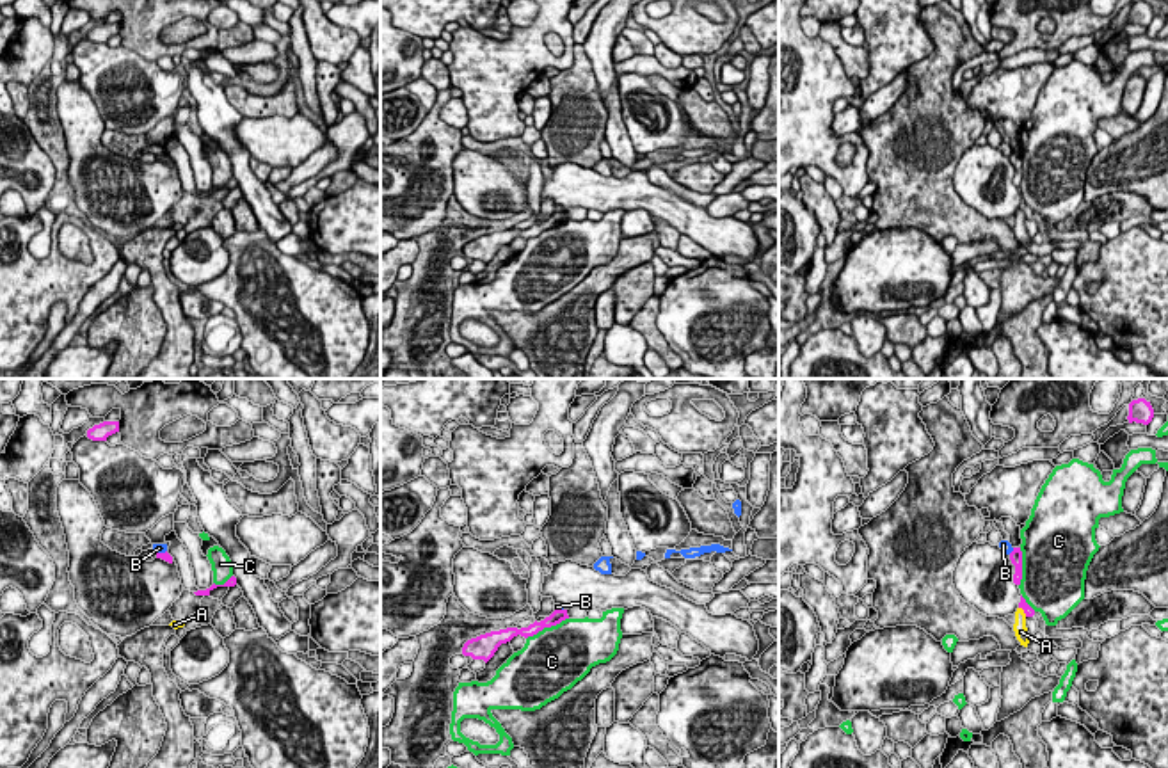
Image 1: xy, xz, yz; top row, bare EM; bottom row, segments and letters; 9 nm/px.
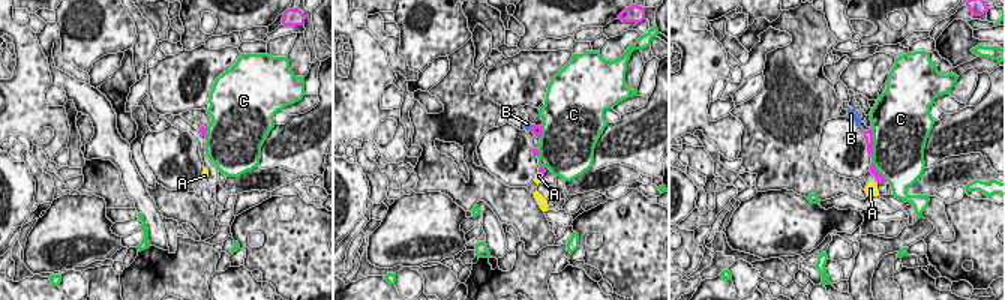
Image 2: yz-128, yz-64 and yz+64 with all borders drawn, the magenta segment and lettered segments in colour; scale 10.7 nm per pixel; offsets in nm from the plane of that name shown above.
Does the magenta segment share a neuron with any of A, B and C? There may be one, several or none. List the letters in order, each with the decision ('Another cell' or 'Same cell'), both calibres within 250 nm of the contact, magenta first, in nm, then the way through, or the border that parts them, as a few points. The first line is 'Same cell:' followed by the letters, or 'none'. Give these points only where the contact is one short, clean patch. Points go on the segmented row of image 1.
Same cell: none
A: Another cell. Thickness 90 nm (magenta) against 130 nm
B: Another cell. Thickness 70 nm (magenta) against 100 nm. Boundary: xy (166, 550), (157, 553)
C: Another cell. Thickness 120 nm (magenta) against 480 nm

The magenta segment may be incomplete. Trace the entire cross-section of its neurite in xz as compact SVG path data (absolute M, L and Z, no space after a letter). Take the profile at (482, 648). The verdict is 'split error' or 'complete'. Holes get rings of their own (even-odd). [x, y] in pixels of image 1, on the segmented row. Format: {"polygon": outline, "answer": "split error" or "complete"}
{"polygon": "M555 610L549 617L540 622L533 622L528 628L507 628L500 631L491 631L471 638L464 644L462 654L471 656L473 660L484 660L485 663L494 656L501 644L510 642L514 636L521 635L524 638L537 635L544 628L551 628L569 619L567 610Z", "answer": "complete"}

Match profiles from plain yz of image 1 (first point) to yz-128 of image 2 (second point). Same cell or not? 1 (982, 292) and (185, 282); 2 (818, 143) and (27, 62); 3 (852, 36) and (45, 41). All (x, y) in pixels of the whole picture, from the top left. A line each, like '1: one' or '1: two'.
1: two
2: one
3: one

